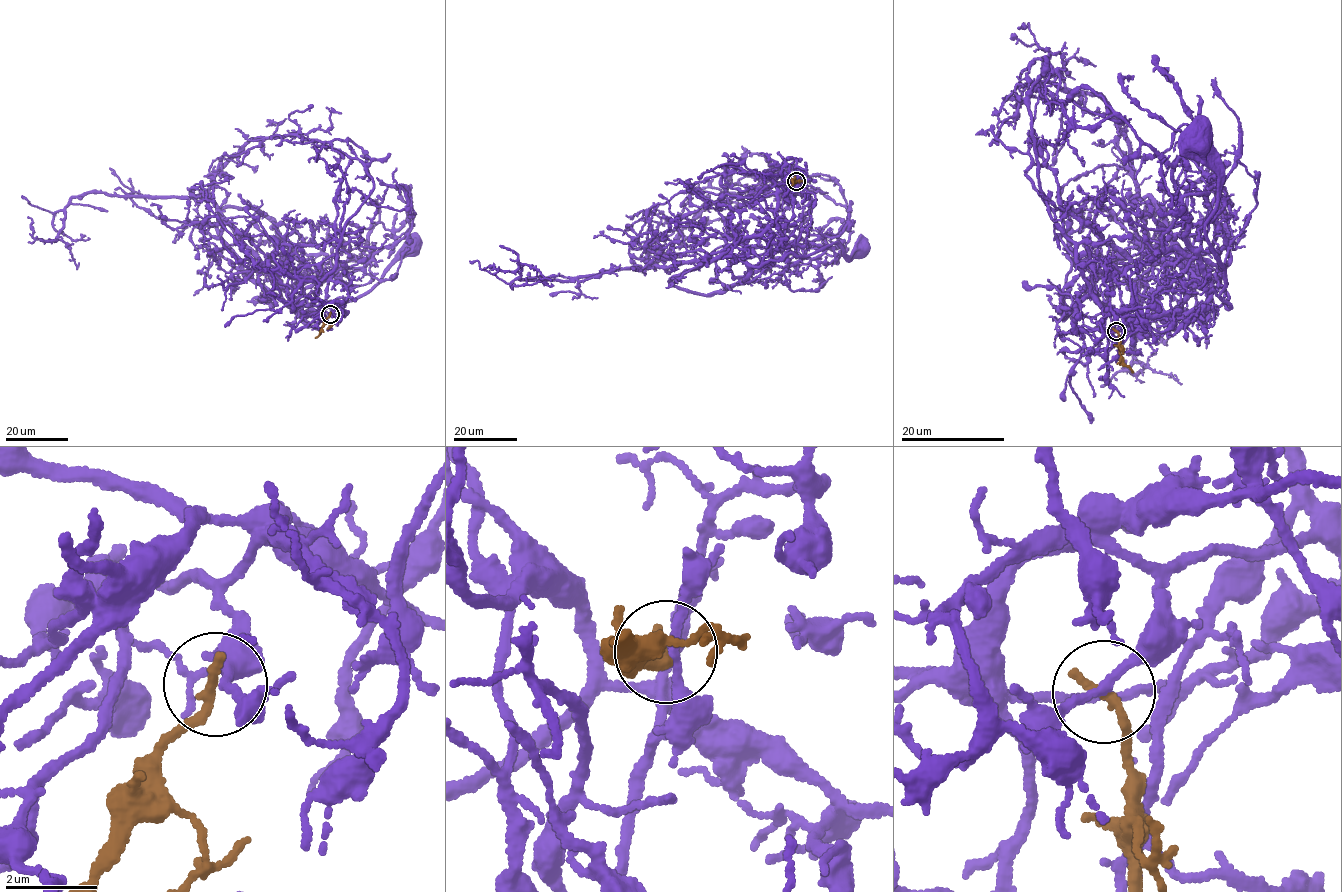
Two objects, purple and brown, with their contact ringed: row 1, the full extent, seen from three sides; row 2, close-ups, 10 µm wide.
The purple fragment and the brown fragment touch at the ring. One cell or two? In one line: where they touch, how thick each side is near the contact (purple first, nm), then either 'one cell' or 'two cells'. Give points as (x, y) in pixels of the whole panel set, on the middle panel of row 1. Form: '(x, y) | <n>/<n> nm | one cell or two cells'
(796, 181) | 160/240 nm | two cells

